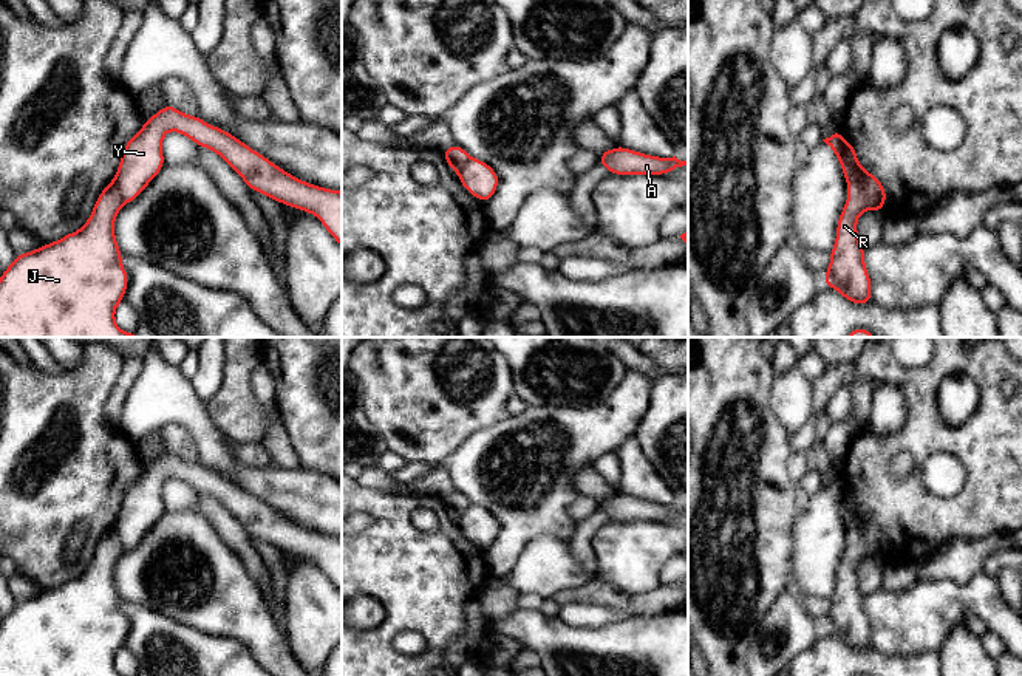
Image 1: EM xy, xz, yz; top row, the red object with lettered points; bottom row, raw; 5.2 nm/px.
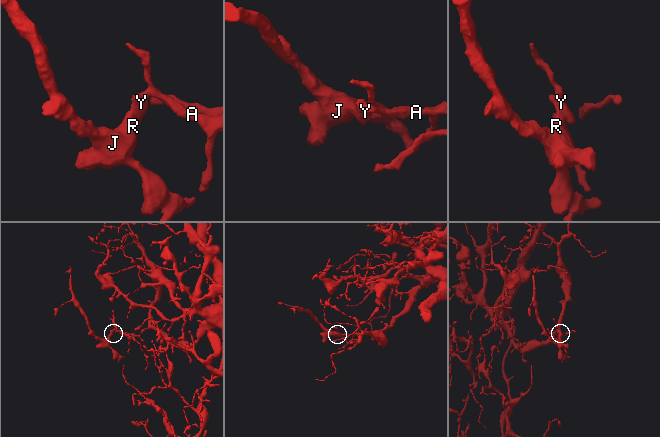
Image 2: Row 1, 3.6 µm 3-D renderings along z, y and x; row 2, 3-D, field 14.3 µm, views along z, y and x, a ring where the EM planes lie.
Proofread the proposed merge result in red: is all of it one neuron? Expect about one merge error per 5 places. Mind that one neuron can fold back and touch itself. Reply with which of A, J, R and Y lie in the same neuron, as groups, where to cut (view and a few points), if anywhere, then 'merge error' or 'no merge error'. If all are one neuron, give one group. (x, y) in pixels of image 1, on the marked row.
A Y / J R; cut in yz along (848, 181), (852, 181), (860, 189), (872, 208); merge error

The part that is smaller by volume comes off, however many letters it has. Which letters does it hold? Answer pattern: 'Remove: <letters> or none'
Remove: J, R

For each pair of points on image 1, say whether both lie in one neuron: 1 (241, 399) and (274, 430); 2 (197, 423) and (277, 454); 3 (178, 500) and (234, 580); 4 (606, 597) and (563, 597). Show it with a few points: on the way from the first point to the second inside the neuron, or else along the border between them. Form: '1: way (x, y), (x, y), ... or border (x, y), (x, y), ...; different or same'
1: border (254, 390), (254, 396), (266, 419), (262, 441); different
2: border (272, 461), (282, 467), (299, 466); different
3: border (197, 508), (166, 511); different
4: way (596, 596), (574, 596); same

